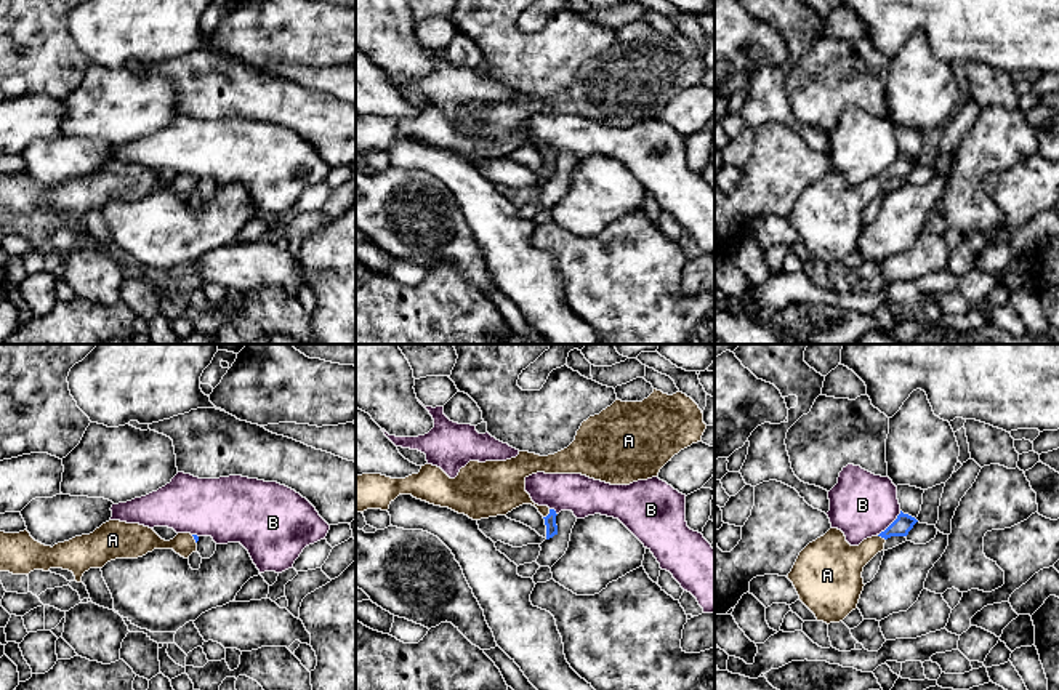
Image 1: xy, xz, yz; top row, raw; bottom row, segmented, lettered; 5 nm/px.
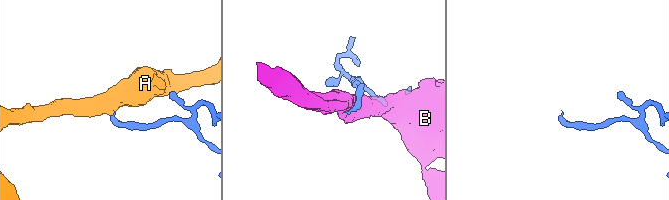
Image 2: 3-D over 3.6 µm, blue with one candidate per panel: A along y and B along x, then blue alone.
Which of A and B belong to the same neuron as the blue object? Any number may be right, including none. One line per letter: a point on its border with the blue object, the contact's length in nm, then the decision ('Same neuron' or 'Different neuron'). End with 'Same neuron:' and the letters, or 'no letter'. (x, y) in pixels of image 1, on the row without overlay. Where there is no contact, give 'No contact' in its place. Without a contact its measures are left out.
A: Touches blue at xz (548, 156). Shared border 60 nm. Same neuron
B: Touches blue at yz (891, 165). Shared border 170 nm. Different neuron
Same neuron: A

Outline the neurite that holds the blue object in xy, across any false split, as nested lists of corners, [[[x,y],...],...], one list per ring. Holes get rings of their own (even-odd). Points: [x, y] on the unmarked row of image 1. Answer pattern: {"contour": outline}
{"contour": [[[109,162],[90,176],[75,178],[53,189],[35,183],[27,171],[19,175],[0,173],[0,213],[29,216],[34,211],[62,210],[74,215],[74,223],[82,224],[83,215],[90,210],[103,210],[115,200],[138,200],[154,191],[173,191],[181,199],[189,200],[197,192],[197,183],[199,178],[191,175],[178,175],[173,181],[165,183],[149,168],[120,162]]]}

